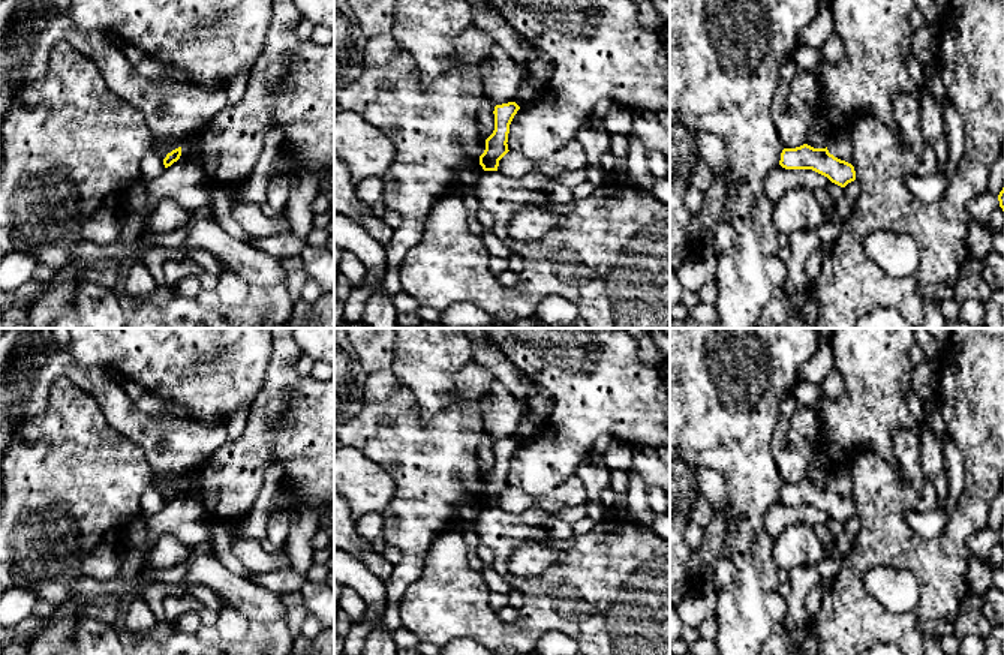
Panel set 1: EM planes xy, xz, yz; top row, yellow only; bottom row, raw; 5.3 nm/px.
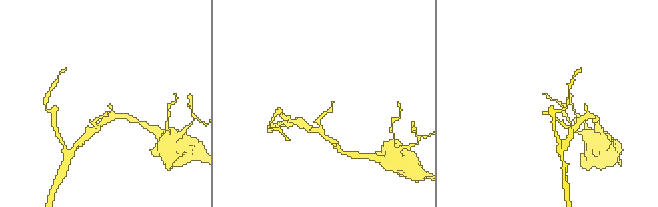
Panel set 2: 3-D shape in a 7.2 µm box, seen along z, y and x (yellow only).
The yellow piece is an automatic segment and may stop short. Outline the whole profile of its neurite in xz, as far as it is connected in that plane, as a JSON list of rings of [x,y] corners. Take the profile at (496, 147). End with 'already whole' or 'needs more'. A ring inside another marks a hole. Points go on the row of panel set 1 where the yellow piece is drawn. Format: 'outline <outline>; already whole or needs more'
outline [[[508,102],[495,106],[495,130],[486,139],[486,150],[480,156],[480,165],[484,171],[498,171],[499,160],[509,151],[508,133],[509,124],[520,106],[515,102]]]; already whole

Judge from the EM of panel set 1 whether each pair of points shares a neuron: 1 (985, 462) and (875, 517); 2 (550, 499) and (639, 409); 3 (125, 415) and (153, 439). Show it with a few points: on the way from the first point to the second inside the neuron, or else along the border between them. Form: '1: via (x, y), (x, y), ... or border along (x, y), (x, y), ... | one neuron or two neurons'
1: via (976, 499), (970, 516), (940, 546), (913, 546) | one neuron
2: border along (574, 474), (544, 495) | two neurons
3: via (132, 423), (146, 432) | one neuron

